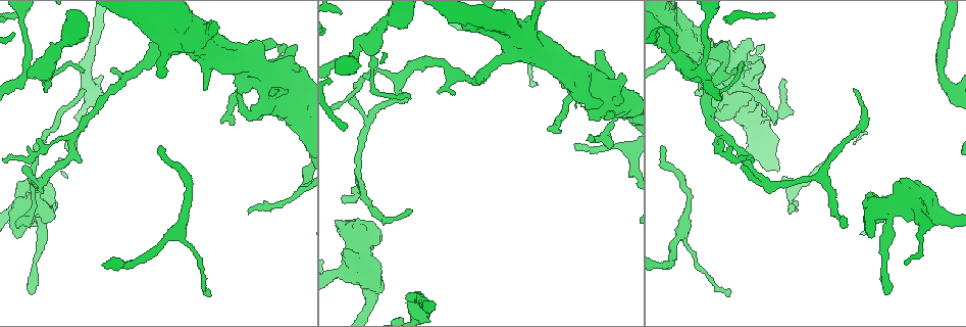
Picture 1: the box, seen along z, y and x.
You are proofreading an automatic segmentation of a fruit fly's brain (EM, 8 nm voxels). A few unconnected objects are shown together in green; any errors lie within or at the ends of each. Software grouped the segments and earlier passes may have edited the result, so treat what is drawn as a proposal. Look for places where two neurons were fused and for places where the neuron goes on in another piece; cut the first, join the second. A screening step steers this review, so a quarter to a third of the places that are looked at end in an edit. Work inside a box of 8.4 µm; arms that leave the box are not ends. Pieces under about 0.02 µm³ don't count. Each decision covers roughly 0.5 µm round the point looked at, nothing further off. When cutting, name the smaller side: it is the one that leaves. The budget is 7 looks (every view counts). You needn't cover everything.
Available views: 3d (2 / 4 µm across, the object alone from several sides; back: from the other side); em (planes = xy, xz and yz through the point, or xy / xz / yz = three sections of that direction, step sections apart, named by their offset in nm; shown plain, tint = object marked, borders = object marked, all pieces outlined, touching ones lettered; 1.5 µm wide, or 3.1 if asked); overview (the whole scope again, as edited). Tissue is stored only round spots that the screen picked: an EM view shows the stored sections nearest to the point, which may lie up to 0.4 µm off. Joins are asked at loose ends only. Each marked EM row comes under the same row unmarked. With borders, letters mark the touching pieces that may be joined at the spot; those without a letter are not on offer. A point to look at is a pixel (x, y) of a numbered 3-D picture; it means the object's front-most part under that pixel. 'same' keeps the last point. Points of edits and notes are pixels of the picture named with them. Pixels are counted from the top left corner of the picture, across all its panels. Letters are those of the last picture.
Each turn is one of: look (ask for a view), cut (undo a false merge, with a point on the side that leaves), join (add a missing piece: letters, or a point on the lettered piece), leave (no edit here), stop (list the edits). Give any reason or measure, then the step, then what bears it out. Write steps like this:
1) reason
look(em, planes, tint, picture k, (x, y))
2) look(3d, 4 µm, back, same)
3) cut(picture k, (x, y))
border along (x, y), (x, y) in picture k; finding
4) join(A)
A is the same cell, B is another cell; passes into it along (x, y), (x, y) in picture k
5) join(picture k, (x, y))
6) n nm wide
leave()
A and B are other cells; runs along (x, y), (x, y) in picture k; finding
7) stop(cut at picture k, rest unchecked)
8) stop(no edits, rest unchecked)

free end
look(em, xy, step 4, tint, picture 1, (886, 293))

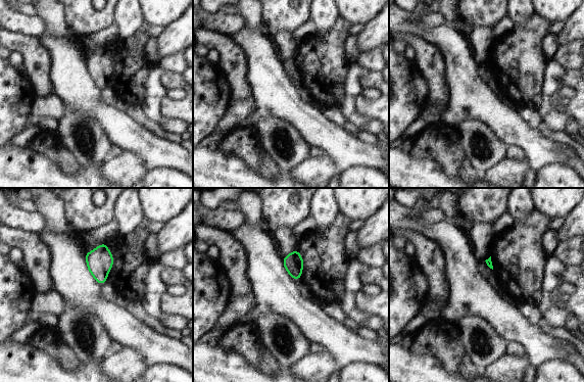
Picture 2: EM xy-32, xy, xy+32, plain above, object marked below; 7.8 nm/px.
look(em, planes, tint, same)

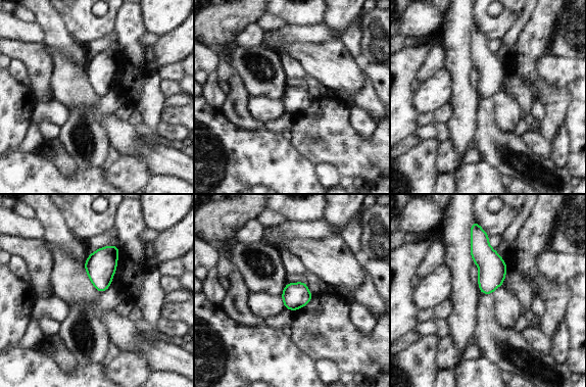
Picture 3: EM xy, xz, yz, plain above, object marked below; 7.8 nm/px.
what lies round it
look(em, planes, borders, same)

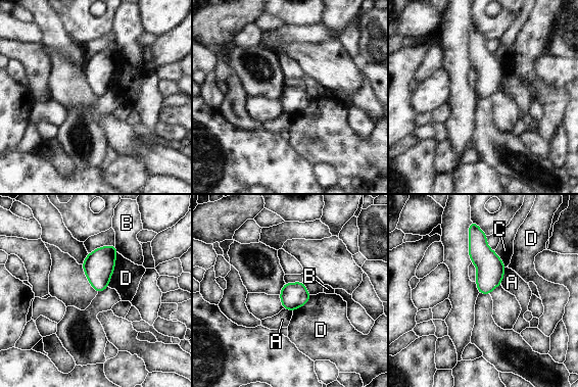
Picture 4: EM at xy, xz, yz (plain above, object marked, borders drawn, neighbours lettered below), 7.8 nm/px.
200 nm wide
leave()
A, B, C and D are other cells; border along (506, 268), (500, 284) in picture 4; none of them fits

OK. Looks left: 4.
calibre changes
look(em, planes, borders, picture 1, (346, 274))

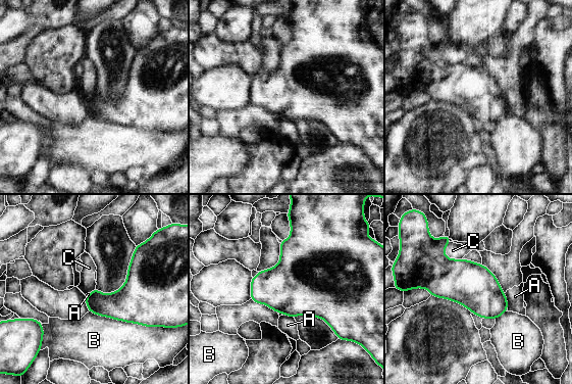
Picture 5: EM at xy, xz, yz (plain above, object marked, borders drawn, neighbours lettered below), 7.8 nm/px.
360 nm wide
leave()
A, B and C are other cells; one neuron here

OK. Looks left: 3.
tapers out
look(em, planes, borders, picture 1, (159, 147))

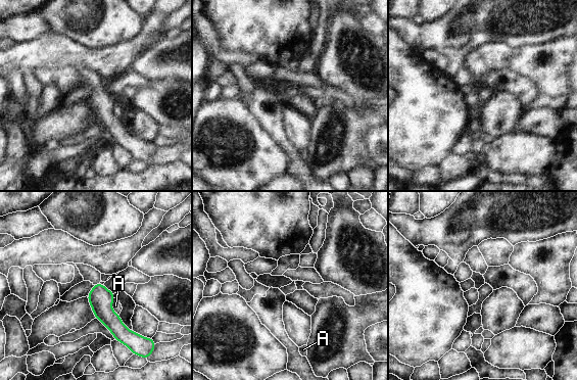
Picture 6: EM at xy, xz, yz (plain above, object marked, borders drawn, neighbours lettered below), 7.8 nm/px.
leave()
A is another cell; none of them fits

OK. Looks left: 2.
stop(no edits, rest unchecked)

